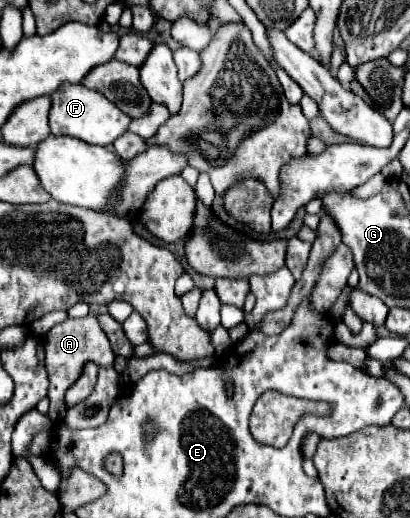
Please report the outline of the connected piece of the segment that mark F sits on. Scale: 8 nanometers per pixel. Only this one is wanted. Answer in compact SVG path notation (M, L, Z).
M63 83L57 91L51 93L51 109L49 109L49 127L53 135L71 135L91 145L111 145L119 135L127 131L131 117L119 107L115 107L105 95L99 91L91 91L85 85Z

